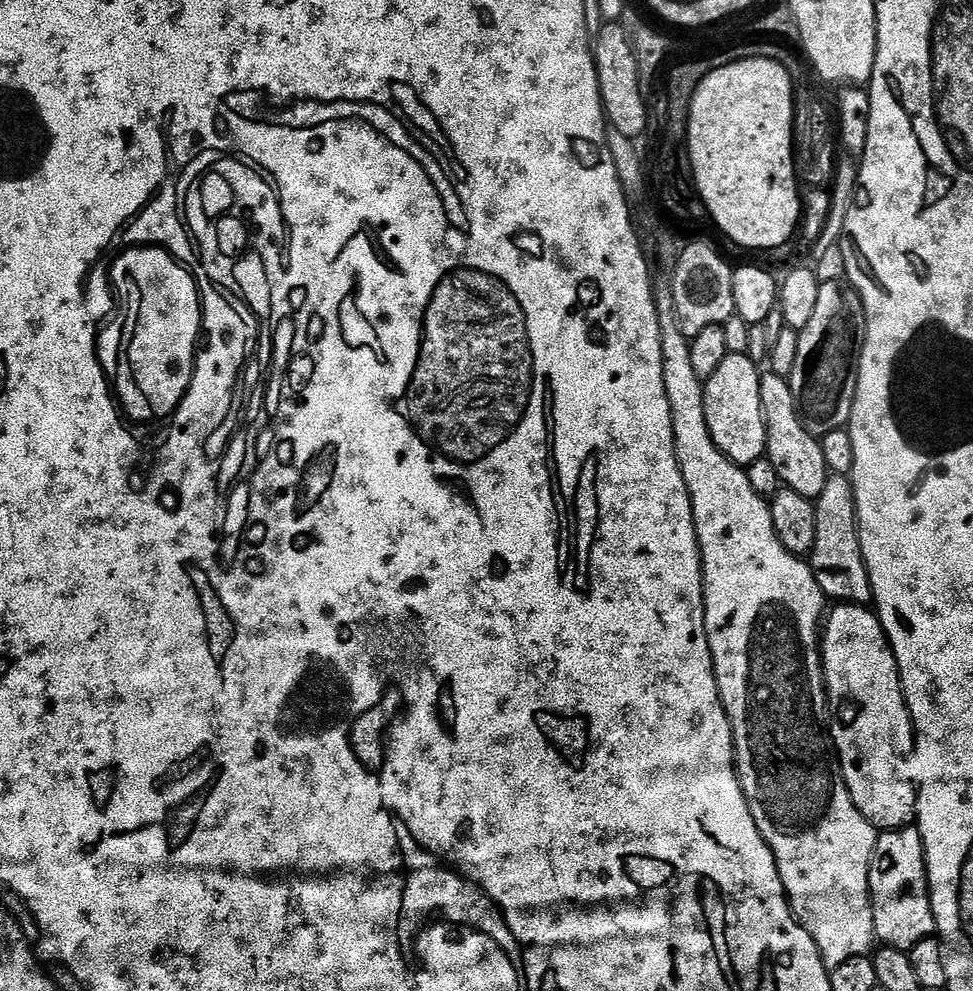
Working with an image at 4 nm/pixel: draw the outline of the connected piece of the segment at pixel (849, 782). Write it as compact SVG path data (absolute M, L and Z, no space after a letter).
M837 603L836 608L827 613L826 619L822 624L822 639L820 641L820 658L824 665L824 686L828 693L828 710L830 713L830 735L832 744L836 747L836 754L840 757L840 769L844 775L846 786L850 790L850 798L854 802L854 806L858 806L858 810L870 823L877 826L895 826L898 828L909 827L917 819L918 816L918 788L908 777L908 772L904 769L904 756L911 757L914 752L914 733L912 730L912 719L908 713L908 707L904 701L904 691L902 690L902 682L900 681L900 671L898 670L898 662L894 658L894 650L890 646L890 642L884 633L884 627L879 616L871 607L861 606L858 604L841 604Z

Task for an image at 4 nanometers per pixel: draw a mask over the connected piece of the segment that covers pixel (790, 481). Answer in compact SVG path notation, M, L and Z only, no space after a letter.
M768 370L760 377L760 393L762 394L764 421L768 427L766 458L773 464L779 483L783 487L802 494L810 501L815 501L816 497L822 494L822 486L826 486L830 469L828 469L828 460L824 457L823 446L816 441L819 439L809 431L803 419L792 410L776 412L776 396L791 397L791 383L785 377L776 376Z

